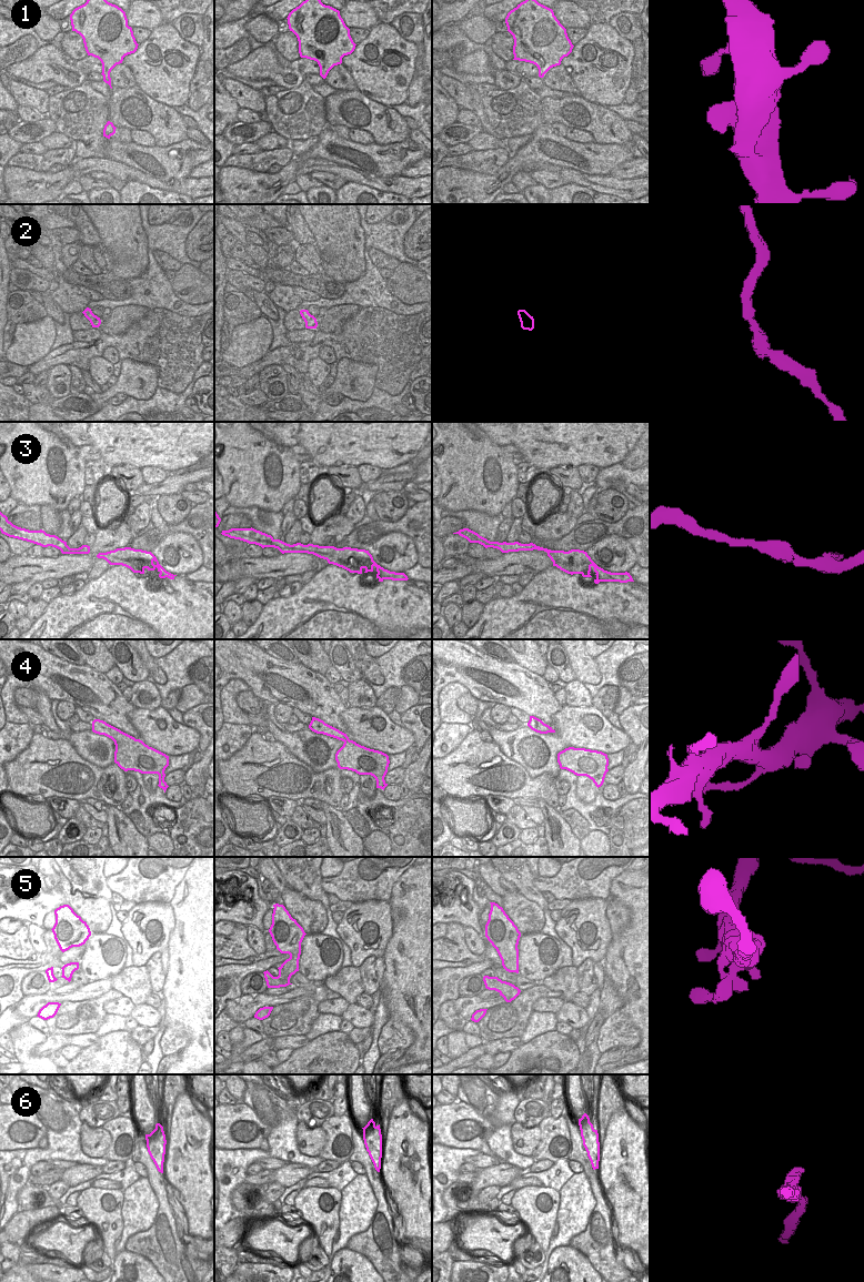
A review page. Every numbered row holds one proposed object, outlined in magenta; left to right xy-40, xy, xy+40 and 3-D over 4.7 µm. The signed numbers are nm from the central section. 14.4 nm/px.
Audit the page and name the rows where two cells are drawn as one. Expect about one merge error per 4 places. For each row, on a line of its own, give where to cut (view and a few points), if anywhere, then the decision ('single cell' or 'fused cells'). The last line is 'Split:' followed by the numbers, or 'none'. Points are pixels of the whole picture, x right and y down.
1: no cut | single cell
2: no cut | single cell
3: no cut | single cell
4: no cut | single cell
5: no cut | single cell
6: xy (375, 1127), (373, 1131), (363, 1134) | fused cells
Split: 6

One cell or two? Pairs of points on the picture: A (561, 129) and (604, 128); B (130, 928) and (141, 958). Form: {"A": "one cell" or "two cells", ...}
{"A": "two cells", "B": "one cell"}

